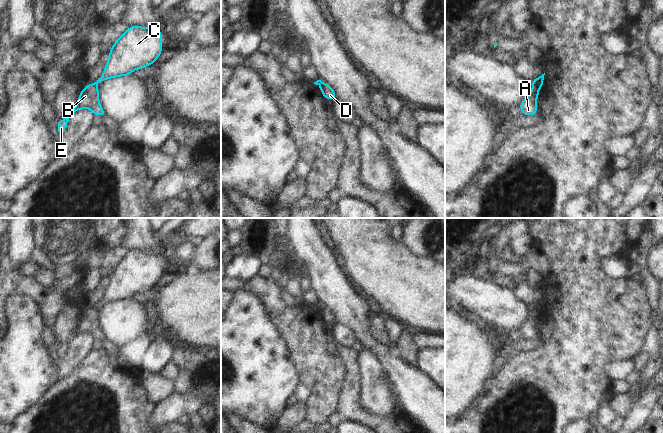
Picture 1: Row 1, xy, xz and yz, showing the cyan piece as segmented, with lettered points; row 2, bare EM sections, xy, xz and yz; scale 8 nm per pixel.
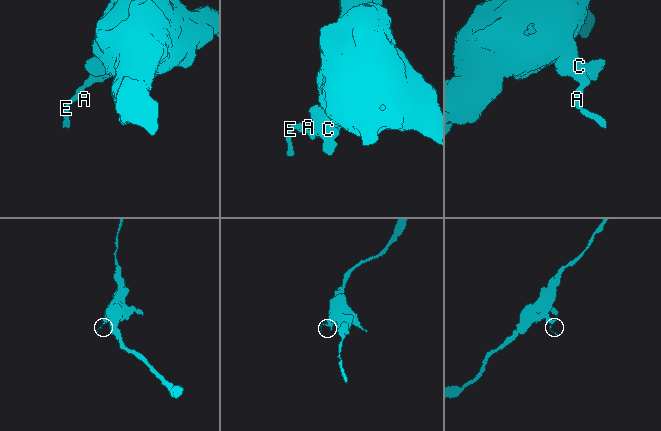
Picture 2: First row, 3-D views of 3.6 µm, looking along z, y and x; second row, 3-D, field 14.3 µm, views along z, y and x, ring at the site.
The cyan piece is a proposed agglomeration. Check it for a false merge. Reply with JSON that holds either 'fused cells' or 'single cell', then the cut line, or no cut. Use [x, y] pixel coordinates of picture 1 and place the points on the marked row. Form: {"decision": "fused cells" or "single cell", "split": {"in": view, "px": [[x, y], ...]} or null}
{"decision": "fused cells", "split": {"in": "yz", "px": [[532, 83], [539, 88]]}}

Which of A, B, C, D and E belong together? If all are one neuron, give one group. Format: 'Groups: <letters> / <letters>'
Groups: A B E / C D

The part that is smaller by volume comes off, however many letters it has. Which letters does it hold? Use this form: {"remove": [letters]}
{"remove": ["A", "B", "E"]}

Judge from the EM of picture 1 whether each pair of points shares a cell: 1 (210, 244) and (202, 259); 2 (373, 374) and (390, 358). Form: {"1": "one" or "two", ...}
{"1": "one", "2": "two"}

